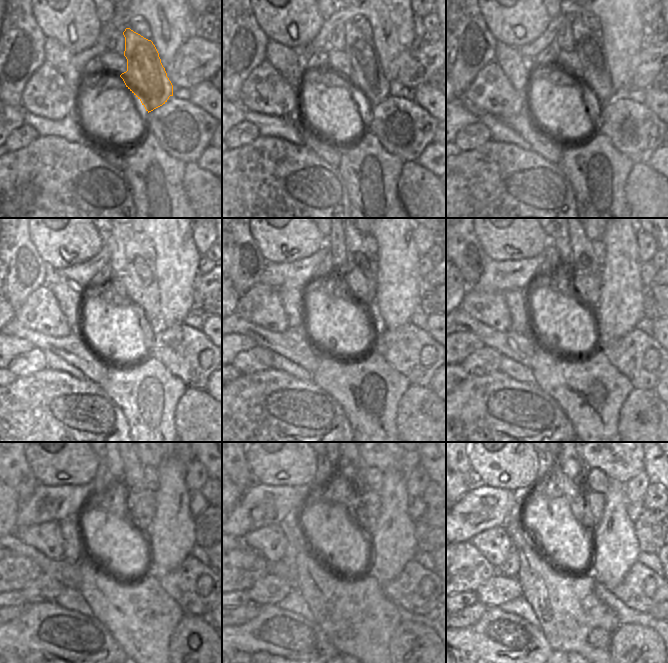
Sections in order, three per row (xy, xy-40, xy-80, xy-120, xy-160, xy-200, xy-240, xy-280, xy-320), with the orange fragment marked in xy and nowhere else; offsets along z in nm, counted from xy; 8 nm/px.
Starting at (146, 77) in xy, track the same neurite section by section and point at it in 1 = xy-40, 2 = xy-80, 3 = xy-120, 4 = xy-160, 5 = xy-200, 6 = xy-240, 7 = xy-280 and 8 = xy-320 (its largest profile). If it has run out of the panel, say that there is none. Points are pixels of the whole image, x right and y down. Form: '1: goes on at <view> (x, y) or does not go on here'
1: goes on at xy-40 (367, 76)
2: goes on at xy-80 (596, 81)
3: goes on at xy-120 (142, 269)
4: goes on at xy-160 (358, 257)
5: goes on at xy-200 (584, 259)
6: goes on at xy-240 (135, 483)
7: goes on at xy-280 (356, 468)
8: goes on at xy-320 (575, 462)

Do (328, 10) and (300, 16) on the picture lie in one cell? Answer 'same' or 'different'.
different

